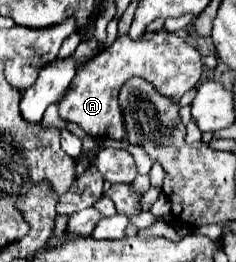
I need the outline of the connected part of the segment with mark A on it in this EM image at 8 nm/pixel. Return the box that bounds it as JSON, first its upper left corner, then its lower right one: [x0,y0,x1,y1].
[60,30,202,140]

